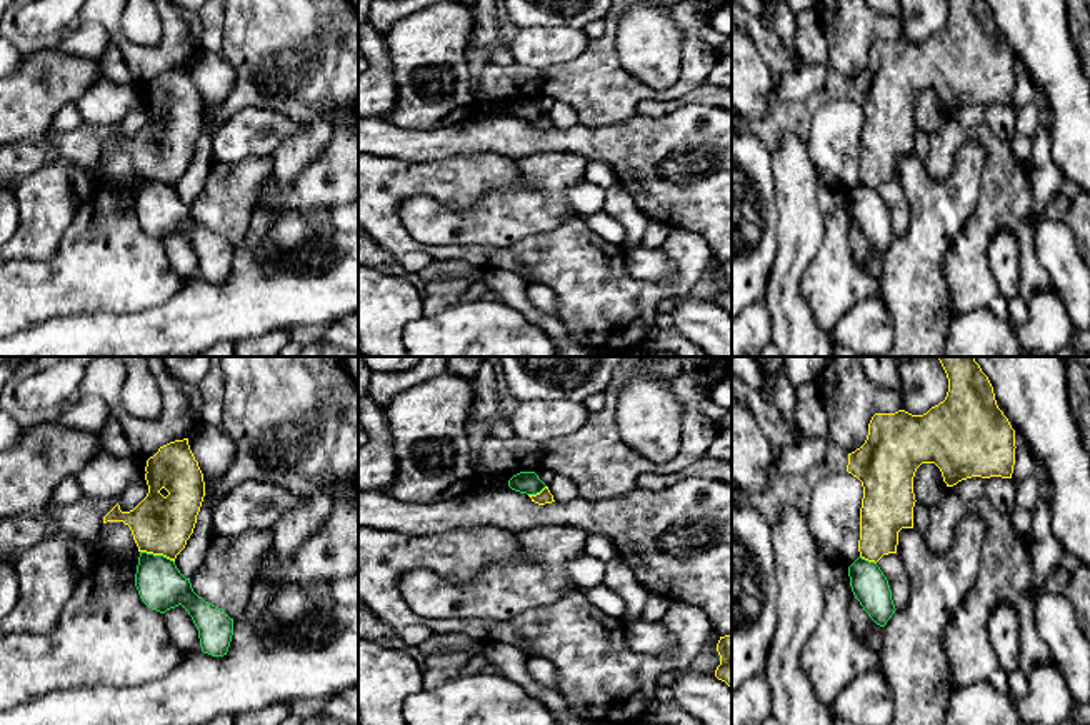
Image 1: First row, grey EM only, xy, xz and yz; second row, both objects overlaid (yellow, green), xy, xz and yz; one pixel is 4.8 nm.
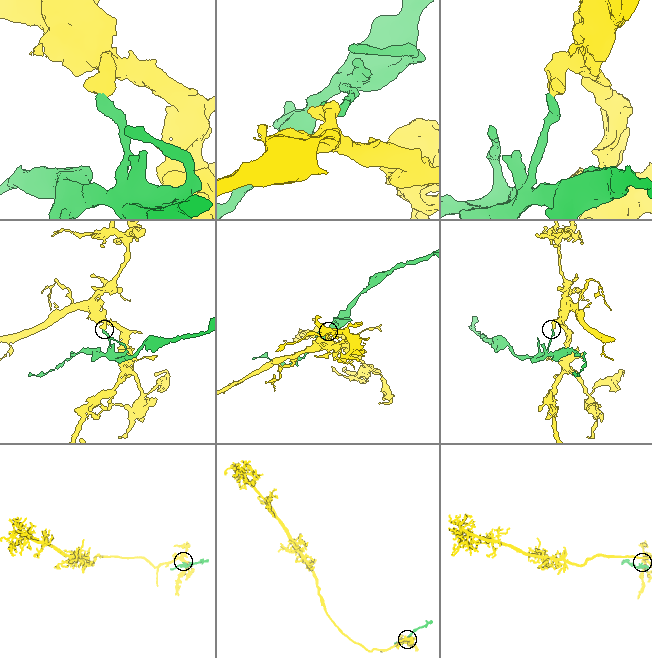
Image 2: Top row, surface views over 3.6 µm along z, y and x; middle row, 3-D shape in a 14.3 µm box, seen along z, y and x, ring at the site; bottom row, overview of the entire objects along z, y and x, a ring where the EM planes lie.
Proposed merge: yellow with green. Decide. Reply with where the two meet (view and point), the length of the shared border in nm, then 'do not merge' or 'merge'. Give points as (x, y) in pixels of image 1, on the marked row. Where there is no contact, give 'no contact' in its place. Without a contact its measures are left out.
meets yellow in xy at (157, 554); contact 180 nm long; do not merge

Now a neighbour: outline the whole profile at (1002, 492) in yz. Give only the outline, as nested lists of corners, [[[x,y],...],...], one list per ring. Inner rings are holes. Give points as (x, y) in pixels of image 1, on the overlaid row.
[[[985,478],[985,495],[1000,513],[1010,515],[1017,508],[1017,482],[1013,478]]]

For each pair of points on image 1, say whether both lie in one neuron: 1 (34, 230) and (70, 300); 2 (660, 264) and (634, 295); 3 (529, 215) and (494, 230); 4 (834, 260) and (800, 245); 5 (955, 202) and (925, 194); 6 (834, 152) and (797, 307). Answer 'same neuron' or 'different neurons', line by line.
1: different neurons
2: different neurons
3: same neuron
4: different neurons
5: same neuron
6: different neurons

